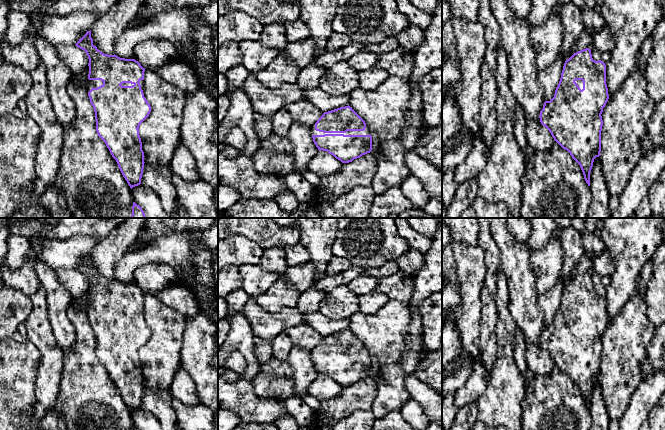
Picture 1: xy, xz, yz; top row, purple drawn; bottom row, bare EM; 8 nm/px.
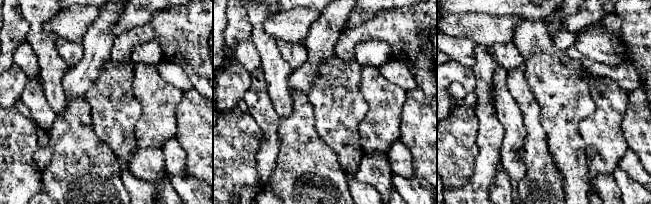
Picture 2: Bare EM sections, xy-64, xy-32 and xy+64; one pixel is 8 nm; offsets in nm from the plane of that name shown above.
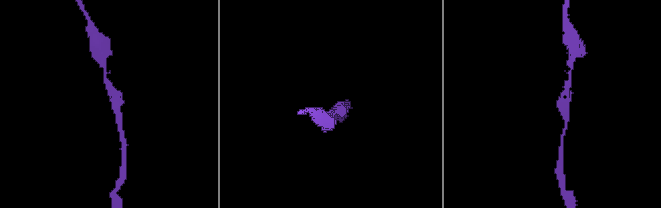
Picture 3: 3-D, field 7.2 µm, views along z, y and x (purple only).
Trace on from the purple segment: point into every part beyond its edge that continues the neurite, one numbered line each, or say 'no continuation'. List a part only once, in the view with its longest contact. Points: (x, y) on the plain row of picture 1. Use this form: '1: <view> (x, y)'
1: xz (312, 352)

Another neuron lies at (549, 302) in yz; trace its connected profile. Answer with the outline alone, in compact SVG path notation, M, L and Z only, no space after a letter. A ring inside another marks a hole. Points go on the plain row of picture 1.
M559 280L546 293L538 295L537 302L540 309L543 311L545 325L550 325L554 321L556 311L561 302L564 287L562 281Z

